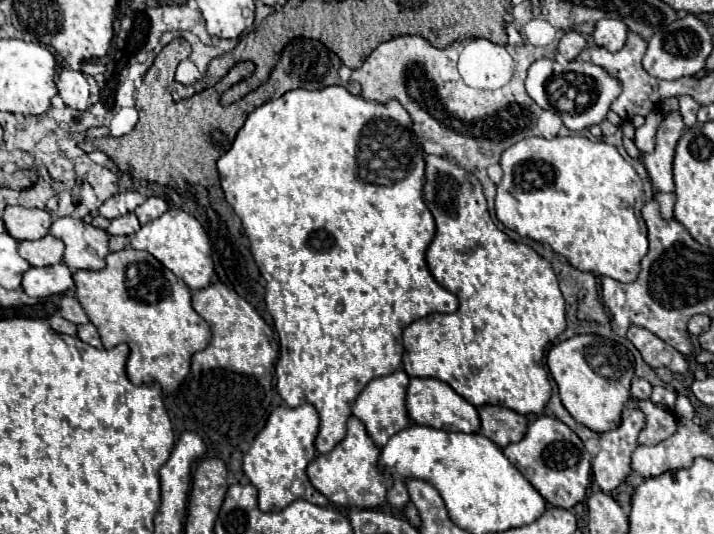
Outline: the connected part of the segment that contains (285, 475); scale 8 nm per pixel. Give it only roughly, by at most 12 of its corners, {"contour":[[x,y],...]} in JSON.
{"contour":[[279,406],[243,457],[259,510],[279,512],[297,496],[327,506],[307,478],[319,414]]}

